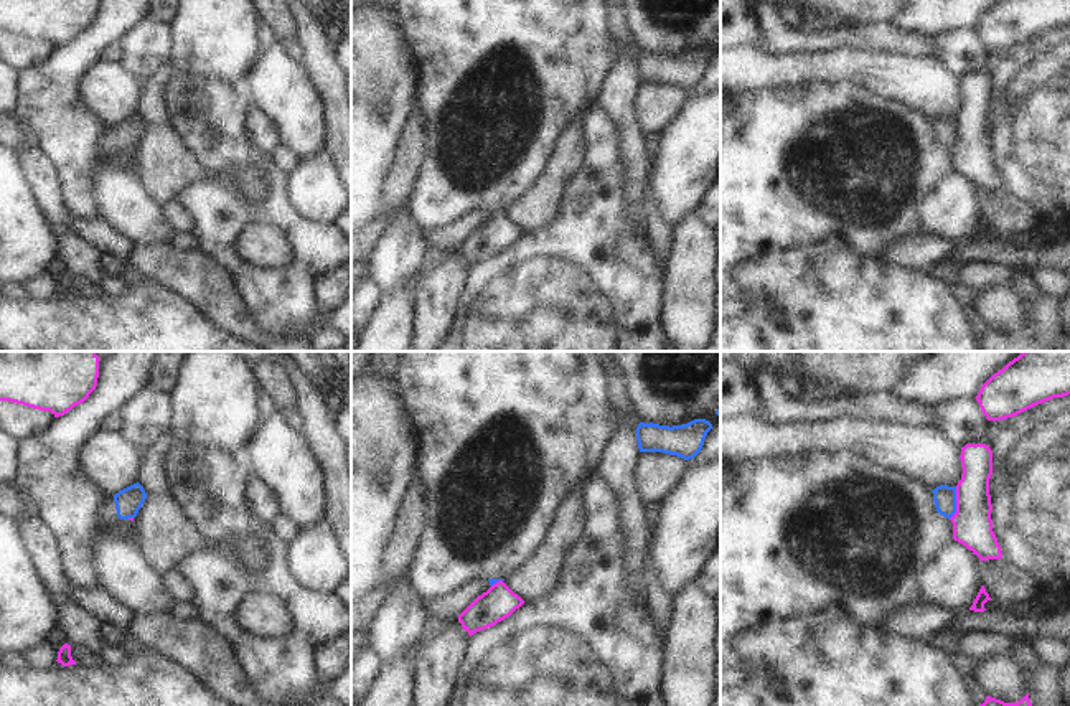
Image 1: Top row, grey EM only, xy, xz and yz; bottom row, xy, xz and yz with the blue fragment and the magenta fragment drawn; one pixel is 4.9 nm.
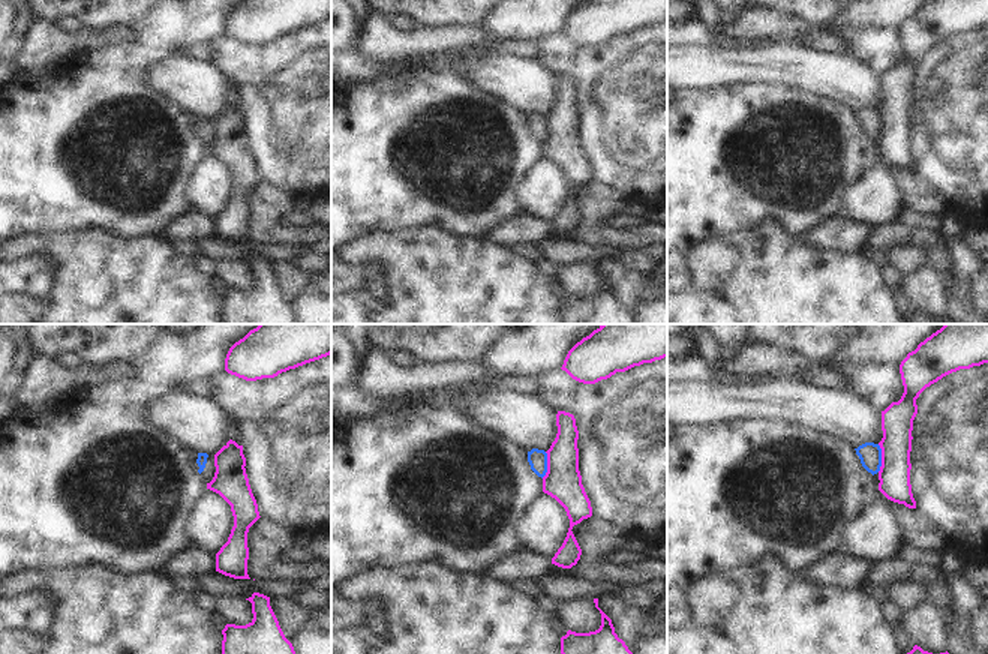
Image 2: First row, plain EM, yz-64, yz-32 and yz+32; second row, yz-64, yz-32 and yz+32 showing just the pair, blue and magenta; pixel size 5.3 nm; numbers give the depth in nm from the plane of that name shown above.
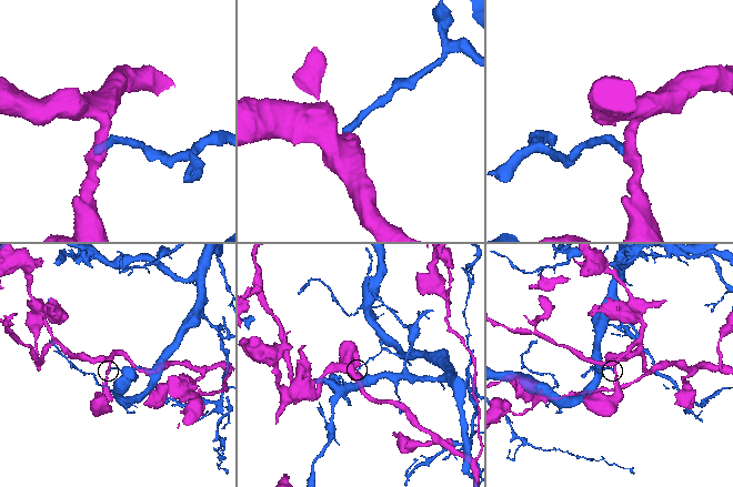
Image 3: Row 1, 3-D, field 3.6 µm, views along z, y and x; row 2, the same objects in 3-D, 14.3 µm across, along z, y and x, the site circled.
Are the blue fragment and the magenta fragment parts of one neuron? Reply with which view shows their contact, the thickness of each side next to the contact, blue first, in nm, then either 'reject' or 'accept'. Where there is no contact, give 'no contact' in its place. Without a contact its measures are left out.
meets blue in yz; 110 nm thick on the blue side, 190 nm on the other; reject

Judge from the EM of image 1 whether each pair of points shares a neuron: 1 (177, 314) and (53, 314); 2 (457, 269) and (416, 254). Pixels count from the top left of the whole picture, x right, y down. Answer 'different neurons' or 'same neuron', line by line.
1: same neuron
2: different neurons

